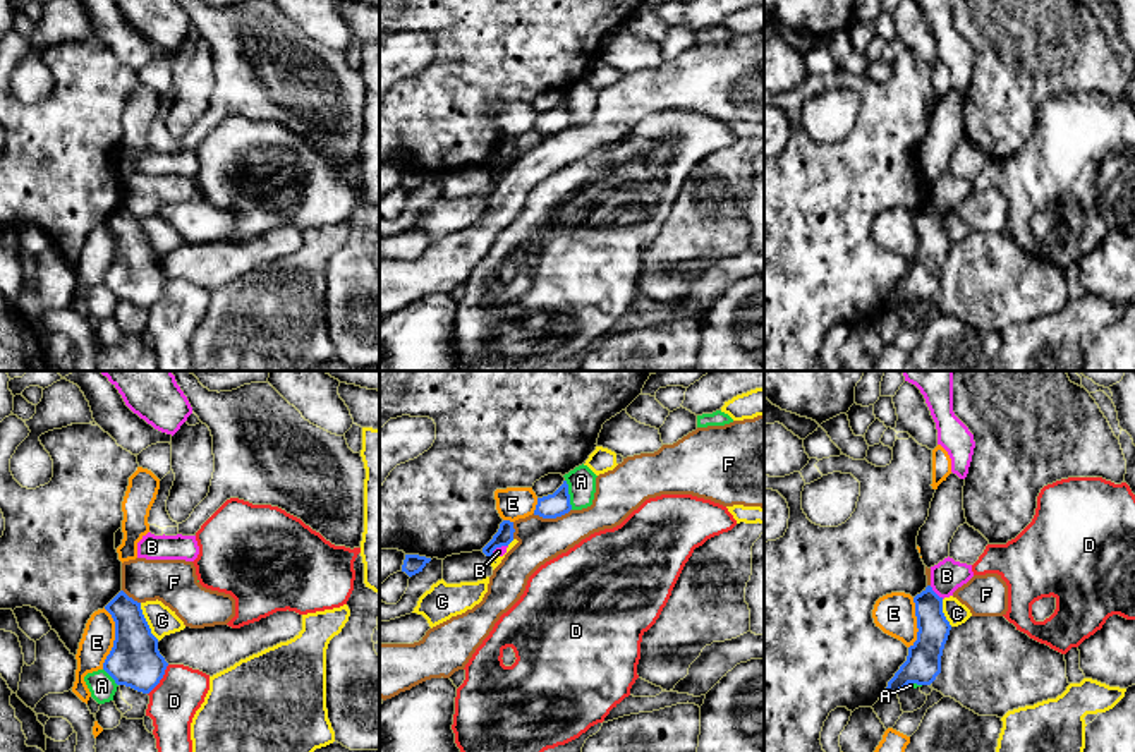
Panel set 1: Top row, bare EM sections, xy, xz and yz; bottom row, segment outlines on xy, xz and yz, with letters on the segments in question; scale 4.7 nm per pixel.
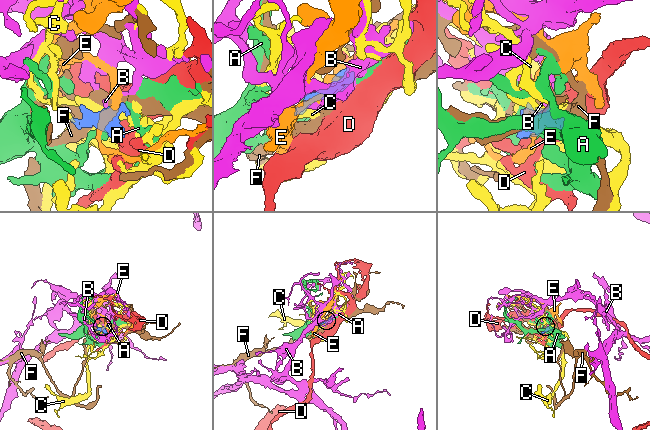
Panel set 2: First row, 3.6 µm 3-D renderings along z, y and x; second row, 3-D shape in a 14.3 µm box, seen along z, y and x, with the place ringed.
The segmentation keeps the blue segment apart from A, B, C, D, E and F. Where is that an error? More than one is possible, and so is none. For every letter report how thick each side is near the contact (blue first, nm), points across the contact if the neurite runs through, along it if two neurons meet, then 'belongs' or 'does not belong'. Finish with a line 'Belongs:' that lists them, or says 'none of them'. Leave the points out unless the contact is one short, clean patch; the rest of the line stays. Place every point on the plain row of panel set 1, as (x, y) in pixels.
A: calibres 110 and 130 nm; does not belong
B: calibres 140 and 150 nm; border yz (929, 201), (943, 213); does not belong
C: calibres 240 and 140 nm; does not belong
D: calibres 240 and 220 nm; border xy (169, 280), (160, 297), (148, 309); does not belong
E: calibres 240 and 150 nm; does not belong
F: calibres 110 and 200 nm; border xz (570, 124), (555, 133), (533, 129); does not belong
Belongs: none of them

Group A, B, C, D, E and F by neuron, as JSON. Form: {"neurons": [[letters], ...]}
{"neurons": [["A"], ["B"], ["C"], ["D"], ["E"], ["F"]]}

